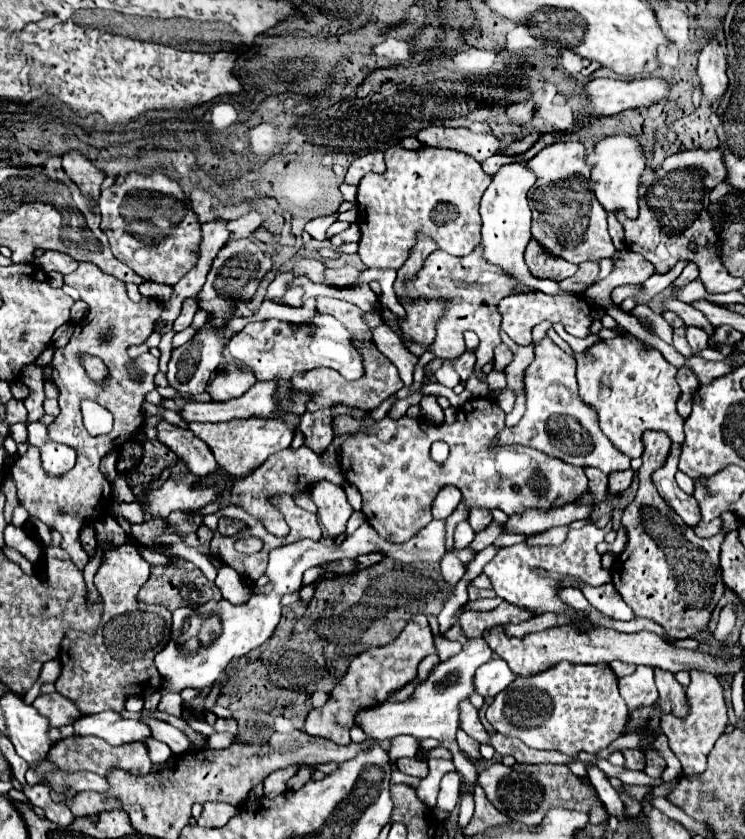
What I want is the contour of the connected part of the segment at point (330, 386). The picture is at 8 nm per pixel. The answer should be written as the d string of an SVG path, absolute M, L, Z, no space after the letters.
M318 296L316 298L316 310L320 314L330 314L336 320L342 320L342 324L346 326L346 330L350 332L350 344L352 348L358 350L358 354L362 356L362 366L364 366L364 376L358 380L346 380L340 372L334 372L332 368L312 368L310 372L302 372L302 376L294 376L294 380L290 380L292 388L310 396L310 400L306 402L306 410L308 412L318 412L318 410L330 410L338 404L350 406L350 408L358 408L358 410L374 410L378 408L388 396L396 394L404 384L398 376L396 366L376 348L374 340L372 340L372 328L366 324L364 320L364 312L348 302L348 300L338 300L338 298L328 298L328 296Z

